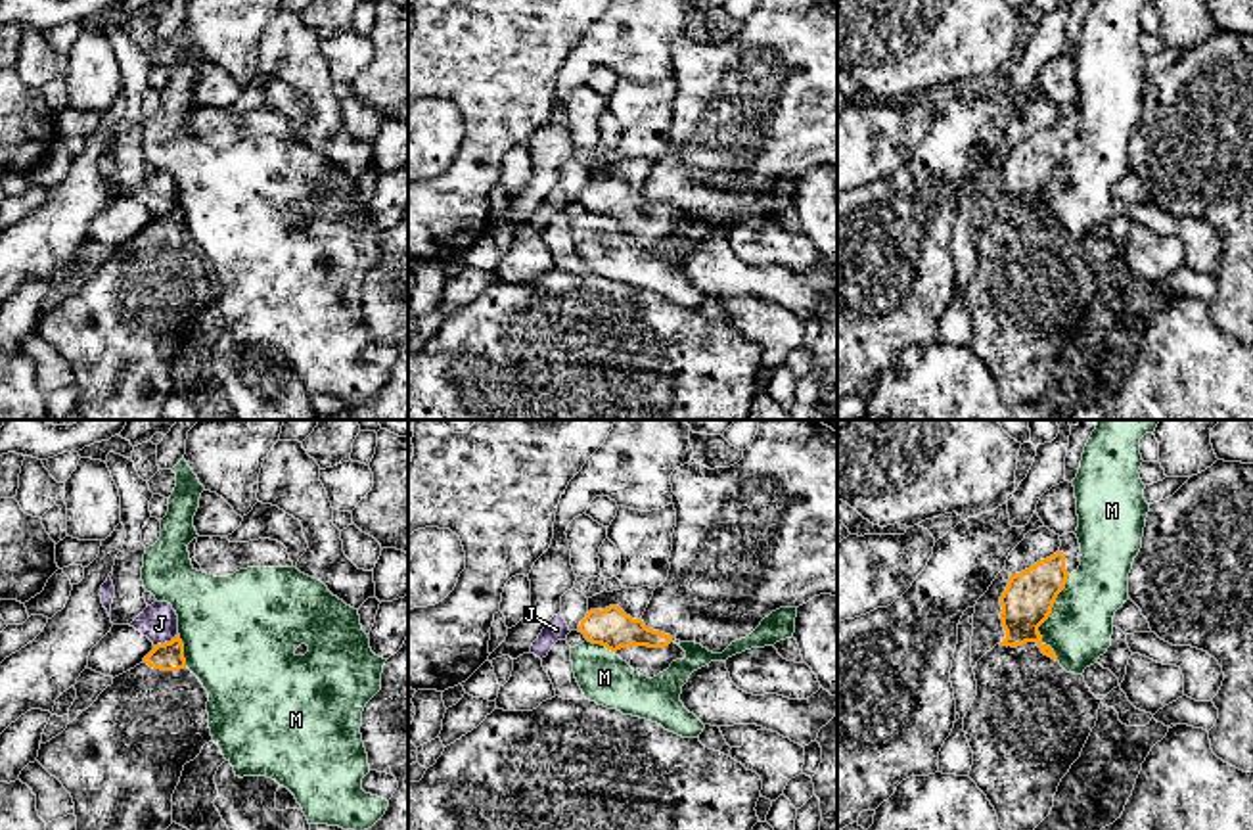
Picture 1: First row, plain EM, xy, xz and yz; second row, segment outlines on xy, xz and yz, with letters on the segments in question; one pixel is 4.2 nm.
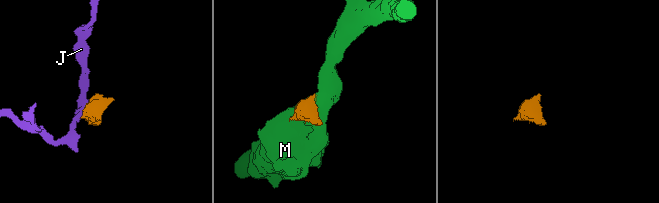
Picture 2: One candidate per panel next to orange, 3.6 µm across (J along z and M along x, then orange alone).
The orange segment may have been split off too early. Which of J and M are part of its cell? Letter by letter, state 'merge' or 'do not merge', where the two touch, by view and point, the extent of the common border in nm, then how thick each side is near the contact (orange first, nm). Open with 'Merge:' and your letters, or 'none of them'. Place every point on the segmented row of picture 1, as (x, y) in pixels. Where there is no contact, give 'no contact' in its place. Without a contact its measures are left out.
Merge: none of them
J: do not merge; meets orange in xy at (165, 643); contact 120 nm long; 120 nm thick on the orange side, 160 nm on the other
M: do not merge; meets orange in yz at (1047, 618); contact 360 nm long; 220 nm thick on the orange side, 280 nm on the other

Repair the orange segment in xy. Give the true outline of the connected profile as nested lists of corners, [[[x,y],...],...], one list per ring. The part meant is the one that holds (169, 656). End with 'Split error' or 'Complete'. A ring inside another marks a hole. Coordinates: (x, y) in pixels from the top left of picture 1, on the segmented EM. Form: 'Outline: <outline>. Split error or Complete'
Outline: [[[176,634],[171,642],[153,646],[140,665],[115,677],[61,734],[40,742],[36,761],[71,794],[77,830],[167,830],[172,824],[172,794],[184,765],[213,740],[207,702],[209,694],[186,667],[184,644]]]. Split error

